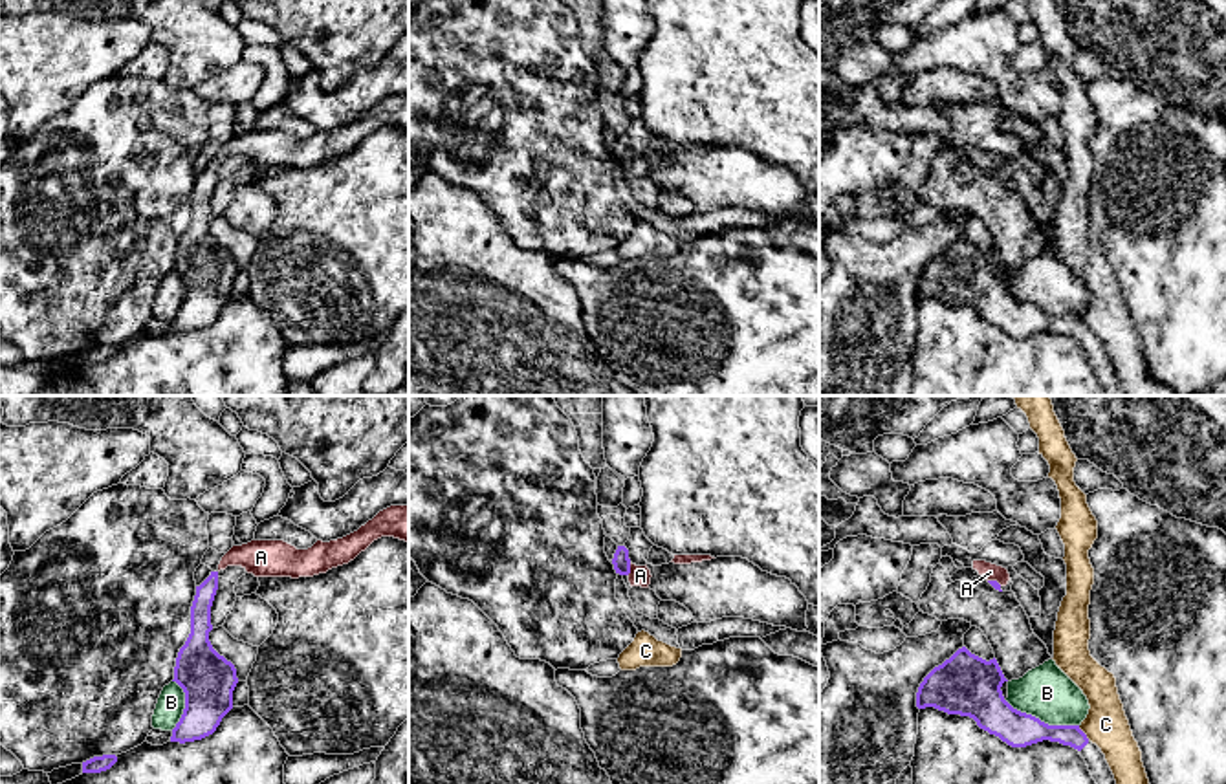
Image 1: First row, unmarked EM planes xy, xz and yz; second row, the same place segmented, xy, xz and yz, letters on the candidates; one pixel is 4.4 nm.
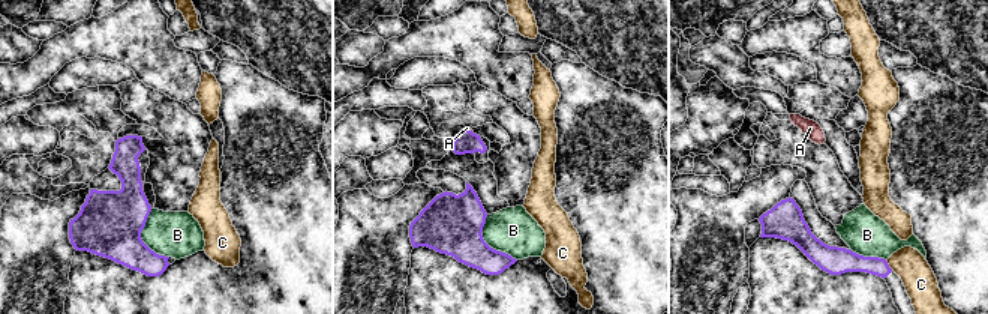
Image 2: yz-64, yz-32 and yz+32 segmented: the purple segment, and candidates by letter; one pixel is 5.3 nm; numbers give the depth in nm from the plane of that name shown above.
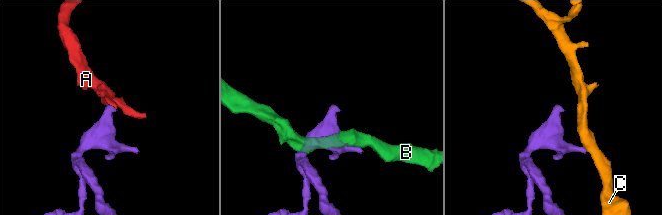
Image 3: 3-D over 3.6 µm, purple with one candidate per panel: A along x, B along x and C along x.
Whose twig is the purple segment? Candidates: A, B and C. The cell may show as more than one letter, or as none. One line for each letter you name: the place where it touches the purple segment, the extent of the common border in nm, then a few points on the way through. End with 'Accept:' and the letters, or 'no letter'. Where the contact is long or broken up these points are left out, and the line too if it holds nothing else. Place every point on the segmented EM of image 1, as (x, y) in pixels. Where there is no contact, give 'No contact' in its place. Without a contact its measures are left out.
A: Touches purple at xz (629, 568). Shared border 60 nm. Path across: xz (622, 563), (629, 568), (640, 576)
Accept: A

